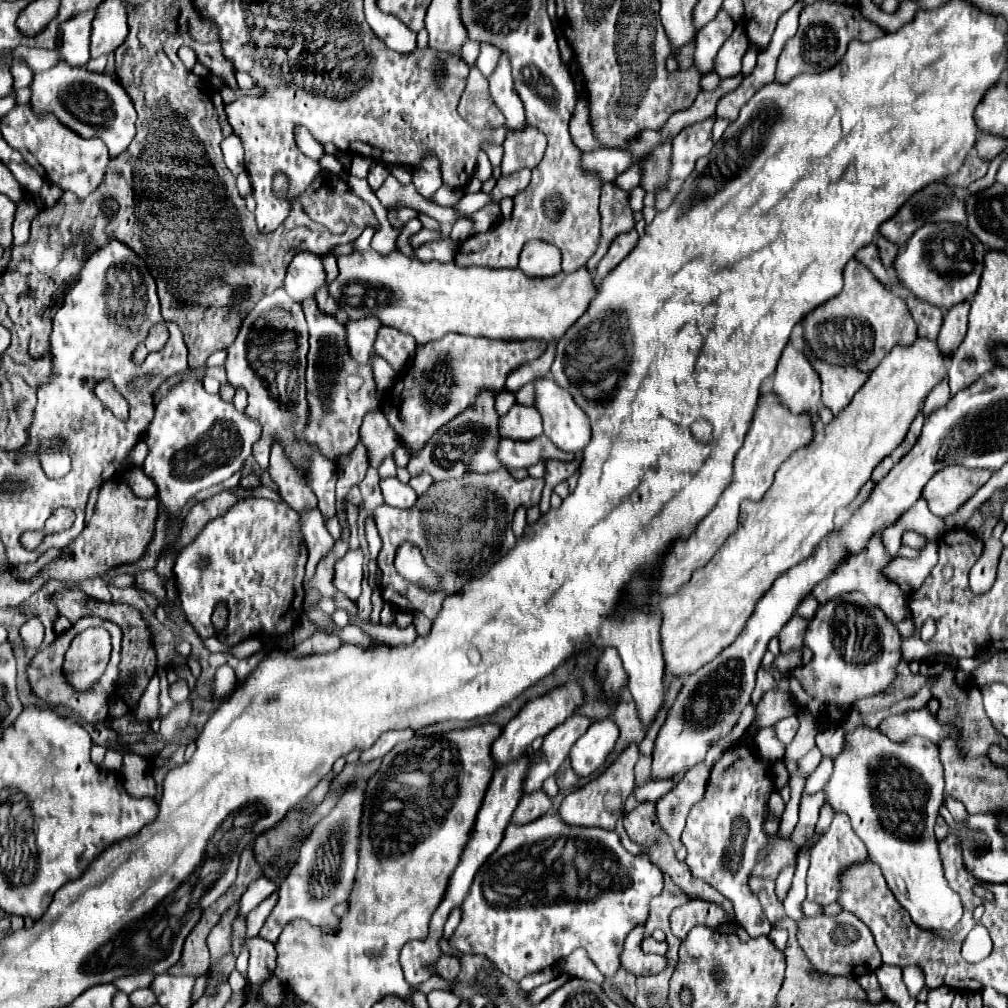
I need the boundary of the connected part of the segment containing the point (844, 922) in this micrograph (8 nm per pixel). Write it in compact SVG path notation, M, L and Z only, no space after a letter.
M843 911L837 915L819 915L813 919L803 919L799 923L797 939L805 955L809 957L811 965L821 973L859 977L865 973L873 973L881 963L881 953L875 945L875 939L869 927L863 921L859 921L857 915L849 911Z

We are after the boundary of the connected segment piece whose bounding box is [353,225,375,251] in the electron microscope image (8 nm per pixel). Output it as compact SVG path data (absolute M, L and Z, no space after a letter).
M367 225L360 237L354 241L354 249L356 251L367 251L370 247L371 239L375 233L373 225Z

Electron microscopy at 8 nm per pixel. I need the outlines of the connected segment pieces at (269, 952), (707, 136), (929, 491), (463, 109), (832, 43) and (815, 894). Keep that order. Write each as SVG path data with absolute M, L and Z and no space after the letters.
M255 935L251 939L245 939L245 945L249 949L249 979L253 987L269 977L275 969L275 947L269 941L263 941L263 937Z
M705 119L699 123L693 123L685 127L675 139L673 139L673 167L671 167L671 181L667 187L657 193L657 211L663 211L671 205L673 197L681 191L685 179L695 169L695 161L699 157L709 155L713 141L711 141L711 127L715 119Z
M951 465L937 471L923 489L929 509L937 517L947 517L957 511L981 485L991 477L989 469L967 469Z
M471 67L465 93L459 101L459 113L475 129L499 129L505 125L503 113L493 105L487 79L477 67Z
M827 1L813 3L801 11L799 29L797 29L795 37L791 37L785 43L785 47L779 55L779 61L777 61L775 79L785 83L801 73L825 71L825 69L833 67L845 55L849 41L853 41L853 39L871 41L871 39L877 39L883 35L885 35L885 31L879 25L867 21L861 15L859 5L855 5L855 3L853 5L847 5L847 3L839 5L839 3L827 3Z
M835 813L835 819L829 827L827 833L823 833L817 843L811 849L811 865L809 865L809 873L807 873L807 896L810 901L814 901L821 906L828 905L837 901L839 891L841 891L841 875L853 867L853 865L861 865L865 861L869 861L867 849L861 843L861 839L853 833L849 817L845 813Z

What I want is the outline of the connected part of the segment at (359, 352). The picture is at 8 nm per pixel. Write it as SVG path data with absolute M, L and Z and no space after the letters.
M365 317L359 321L347 321L345 323L349 355L353 361L369 363L369 359L373 355L373 341L375 341L379 327L381 327L381 323L373 321L373 317Z

